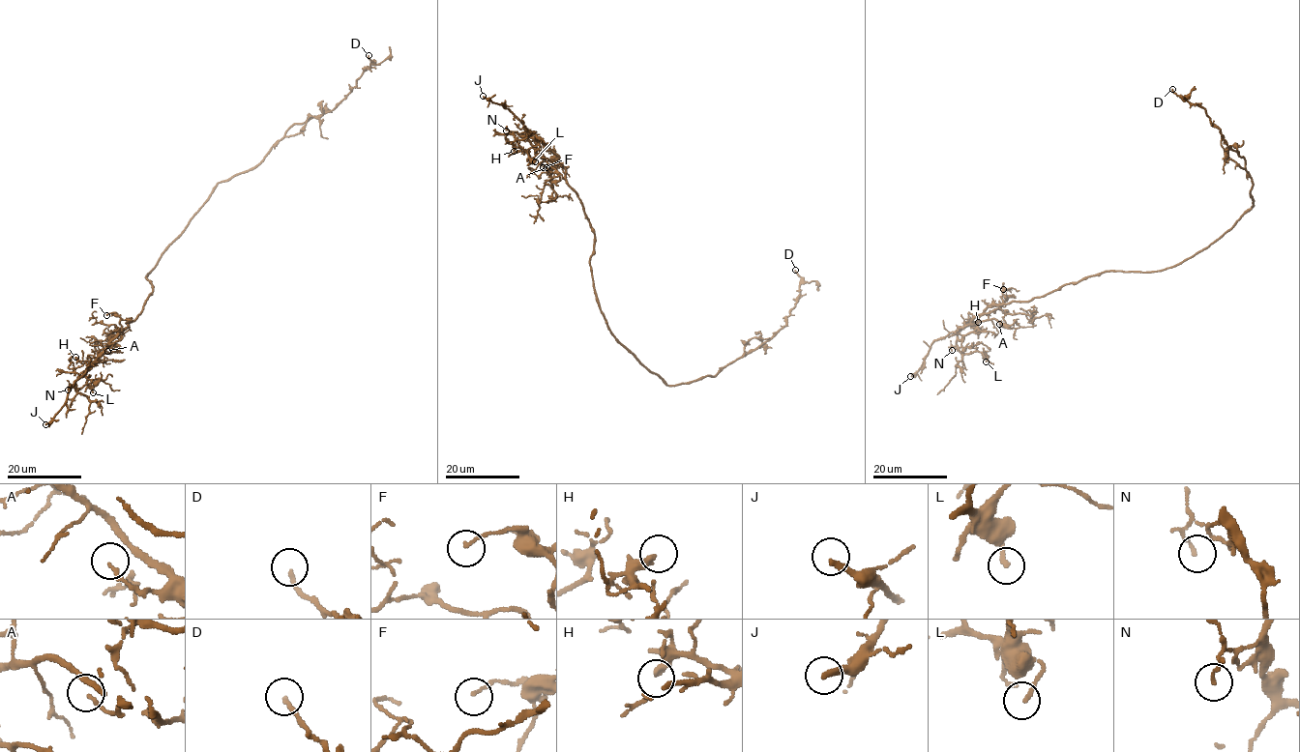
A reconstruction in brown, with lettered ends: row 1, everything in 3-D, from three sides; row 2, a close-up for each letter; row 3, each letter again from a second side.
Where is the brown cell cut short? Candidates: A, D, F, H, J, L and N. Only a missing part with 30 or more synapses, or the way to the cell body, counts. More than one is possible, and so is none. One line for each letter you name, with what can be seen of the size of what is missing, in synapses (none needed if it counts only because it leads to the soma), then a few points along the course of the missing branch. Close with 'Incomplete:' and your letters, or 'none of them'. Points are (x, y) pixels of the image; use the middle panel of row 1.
J: Course of what is missing: (483, 96), (474, 90), (474, 78), (498, 45), (514, 31), (523, 27), (543, 46), (552, 48)
Incomplete: J

